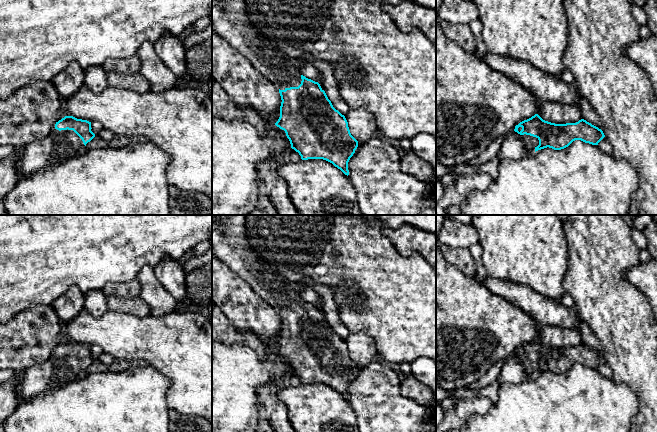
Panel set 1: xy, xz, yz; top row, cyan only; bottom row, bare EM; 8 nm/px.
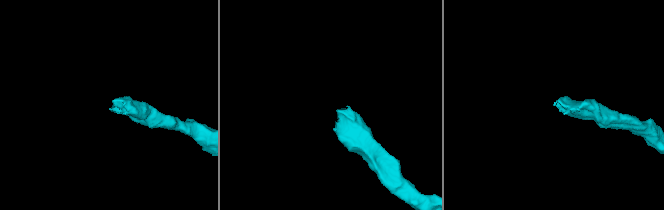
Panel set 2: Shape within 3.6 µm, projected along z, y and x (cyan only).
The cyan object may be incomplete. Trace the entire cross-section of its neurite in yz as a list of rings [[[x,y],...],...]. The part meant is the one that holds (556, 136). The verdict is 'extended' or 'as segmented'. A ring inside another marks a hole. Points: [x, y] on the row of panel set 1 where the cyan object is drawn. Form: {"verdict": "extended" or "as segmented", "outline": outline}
{"verdict": "extended", "outline": [[[538,114],[520,122],[514,131],[520,135],[529,154],[547,147],[561,150],[575,140],[598,145],[605,137],[601,129],[584,119],[576,123],[555,124],[543,120]]]}

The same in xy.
{"verdict": "extended", "outline": [[[65,116],[56,122],[48,136],[22,149],[19,161],[22,176],[32,175],[78,155],[78,150],[95,137],[91,129],[91,122],[73,116]]]}

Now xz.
{"verdict": "extended", "outline": [[[212,0],[212,29],[279,88],[282,102],[275,125],[285,131],[291,148],[301,159],[326,160],[348,176],[348,162],[358,147],[358,141],[351,135],[345,116],[333,107],[318,82],[303,76],[296,61],[283,57],[258,32],[246,14],[245,0]]]}

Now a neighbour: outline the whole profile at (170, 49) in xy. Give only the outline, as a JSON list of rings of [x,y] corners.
[[[163,36],[154,44],[154,49],[163,64],[178,78],[188,78],[186,71],[186,50],[179,36]]]

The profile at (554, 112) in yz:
[[[550,101],[539,104],[537,114],[543,120],[555,124],[576,123],[583,119],[581,109],[577,105],[561,104]]]

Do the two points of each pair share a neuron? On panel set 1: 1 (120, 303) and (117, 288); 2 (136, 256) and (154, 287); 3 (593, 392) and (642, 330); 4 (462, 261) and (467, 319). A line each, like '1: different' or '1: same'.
1: different
2: different
3: different
4: different

